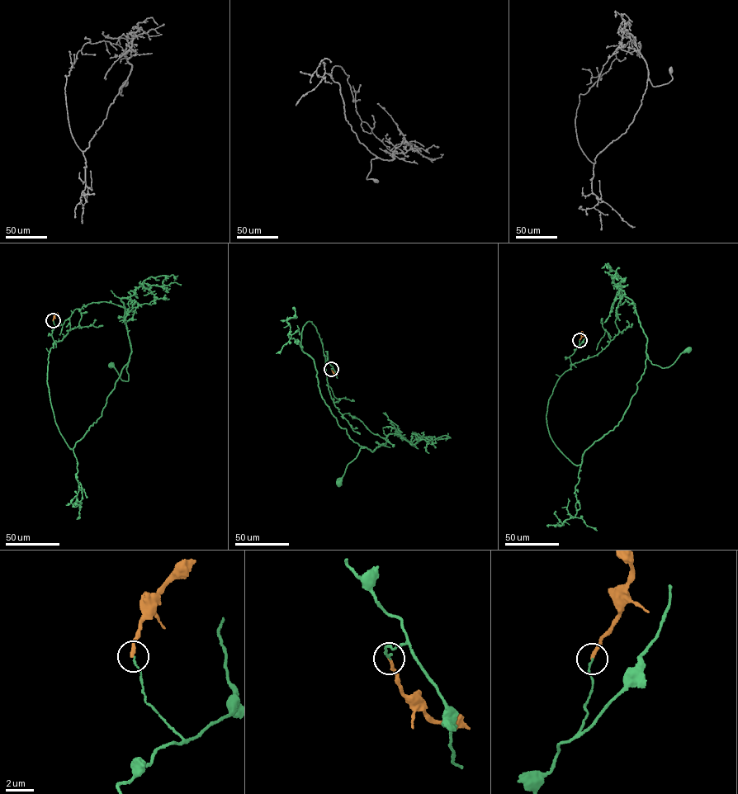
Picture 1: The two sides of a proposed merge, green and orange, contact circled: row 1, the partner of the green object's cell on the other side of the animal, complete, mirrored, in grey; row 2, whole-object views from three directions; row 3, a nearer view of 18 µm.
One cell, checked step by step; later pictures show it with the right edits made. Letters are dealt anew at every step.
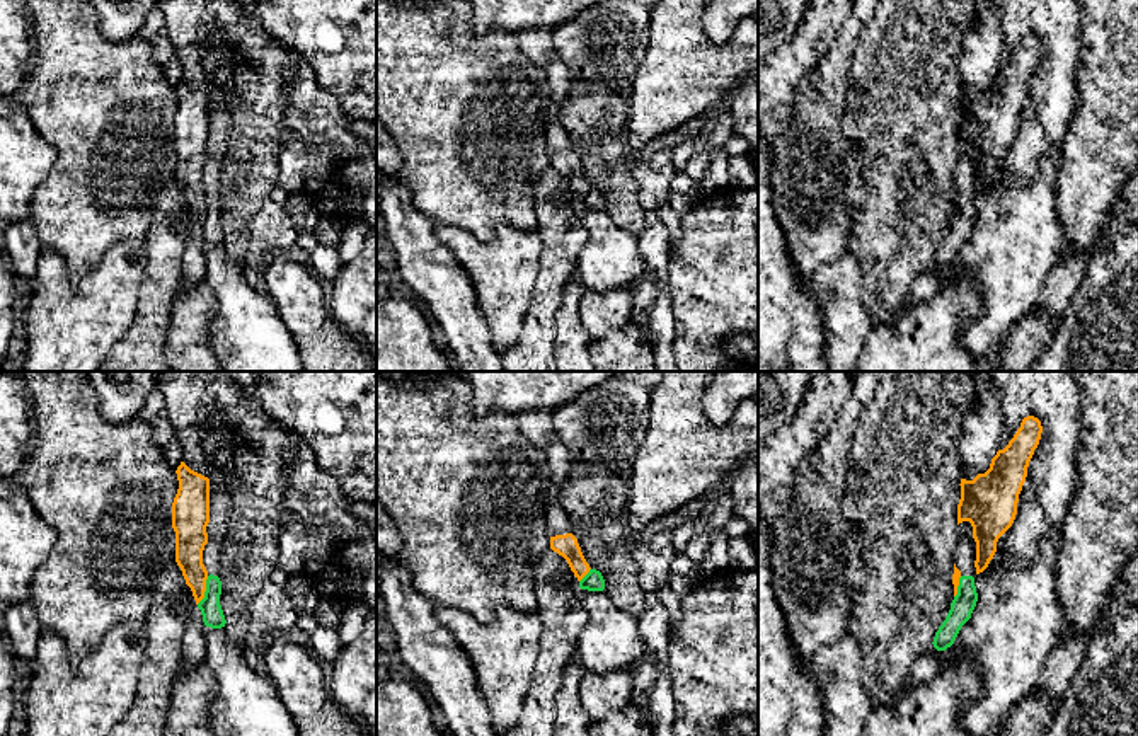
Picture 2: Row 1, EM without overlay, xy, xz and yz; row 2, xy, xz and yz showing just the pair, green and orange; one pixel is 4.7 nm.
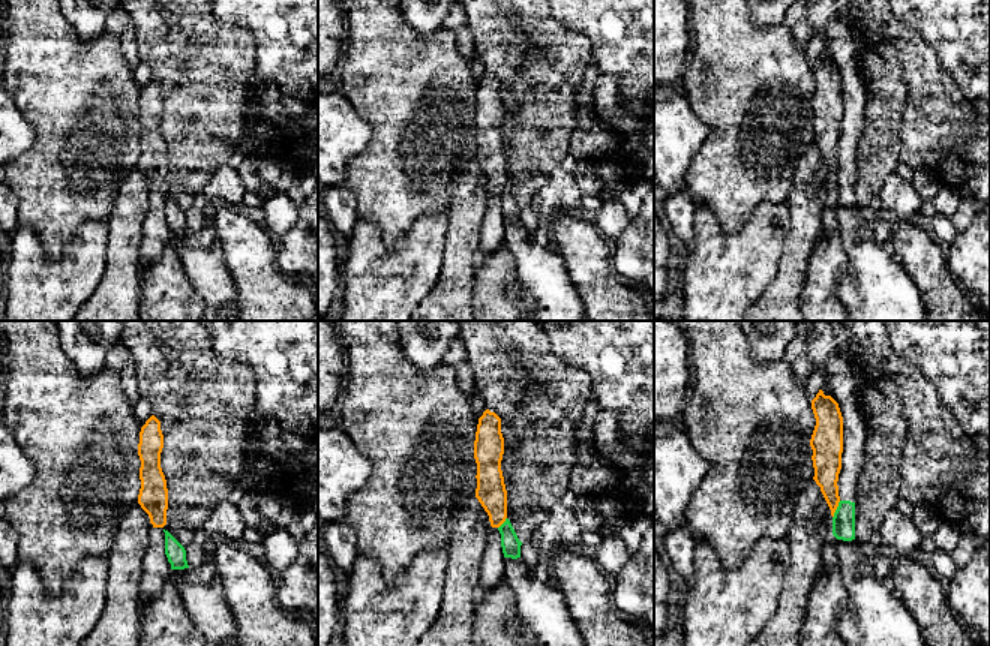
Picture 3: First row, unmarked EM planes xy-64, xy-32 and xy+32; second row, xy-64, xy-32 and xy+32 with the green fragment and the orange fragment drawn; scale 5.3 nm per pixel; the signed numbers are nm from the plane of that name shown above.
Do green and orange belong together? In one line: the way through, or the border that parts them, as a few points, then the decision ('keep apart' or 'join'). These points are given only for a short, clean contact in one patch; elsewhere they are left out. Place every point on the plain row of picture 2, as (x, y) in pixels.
border along xy (208, 195), (205, 213), (196, 222); keep apart

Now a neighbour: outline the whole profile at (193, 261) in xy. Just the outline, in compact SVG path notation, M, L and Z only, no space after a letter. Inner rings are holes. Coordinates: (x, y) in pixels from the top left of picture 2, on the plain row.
M196 225L191 232L182 256L181 288L189 290L206 279L204 240L201 228Z

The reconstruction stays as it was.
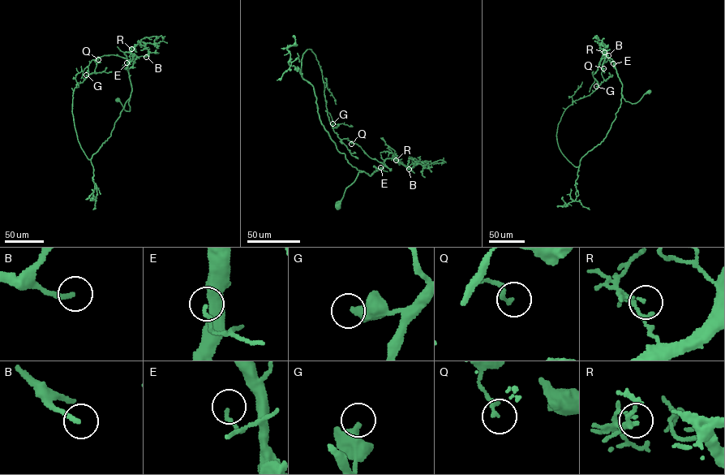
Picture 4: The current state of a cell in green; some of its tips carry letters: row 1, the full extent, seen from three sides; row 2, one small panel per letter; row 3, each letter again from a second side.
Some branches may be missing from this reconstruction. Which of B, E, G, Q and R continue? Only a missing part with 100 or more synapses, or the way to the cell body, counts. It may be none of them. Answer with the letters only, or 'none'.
none

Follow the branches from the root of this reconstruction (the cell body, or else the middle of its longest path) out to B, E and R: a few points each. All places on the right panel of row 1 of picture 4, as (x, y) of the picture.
B: (649, 92), (636, 103), (625, 101), (613, 61), (603, 56), (608, 55)
E: (649, 92), (636, 103), (625, 101), (621, 92), (622, 84), (613, 63)
R: (649, 92), (636, 103), (625, 101), (613, 61), (603, 54), (604, 52)

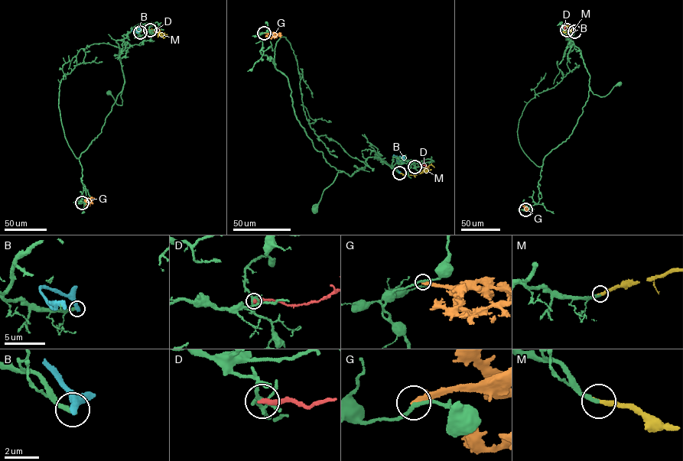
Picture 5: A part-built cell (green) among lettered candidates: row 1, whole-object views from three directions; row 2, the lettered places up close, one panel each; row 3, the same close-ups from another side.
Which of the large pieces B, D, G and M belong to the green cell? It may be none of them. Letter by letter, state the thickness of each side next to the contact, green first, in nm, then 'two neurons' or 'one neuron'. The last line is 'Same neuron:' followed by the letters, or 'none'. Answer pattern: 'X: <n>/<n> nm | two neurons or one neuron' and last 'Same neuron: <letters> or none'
B: 280/400 nm | two neurons
D: 160/340 nm | two neurons
G: 190/300 nm | two neurons
M: 280/280 nm | one neuron
Same neuron: M

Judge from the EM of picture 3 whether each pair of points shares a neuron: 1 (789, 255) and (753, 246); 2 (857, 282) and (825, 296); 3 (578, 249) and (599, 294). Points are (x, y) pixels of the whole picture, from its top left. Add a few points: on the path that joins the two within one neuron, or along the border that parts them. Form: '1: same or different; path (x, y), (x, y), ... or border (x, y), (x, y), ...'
1: different; border (789, 219), (777, 273), (768, 287)
2: different; border (846, 257), (846, 272), (839, 284), (842, 305)
3: same; path (588, 260), (597, 284)

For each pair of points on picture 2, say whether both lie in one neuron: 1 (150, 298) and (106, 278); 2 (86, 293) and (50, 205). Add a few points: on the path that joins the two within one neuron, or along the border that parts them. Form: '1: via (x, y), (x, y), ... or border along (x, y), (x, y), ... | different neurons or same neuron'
1: border along (147, 252), (135, 319), (126, 329) | different neurons
2: border along (108, 251), (75, 280), (53, 252) | different neurons

